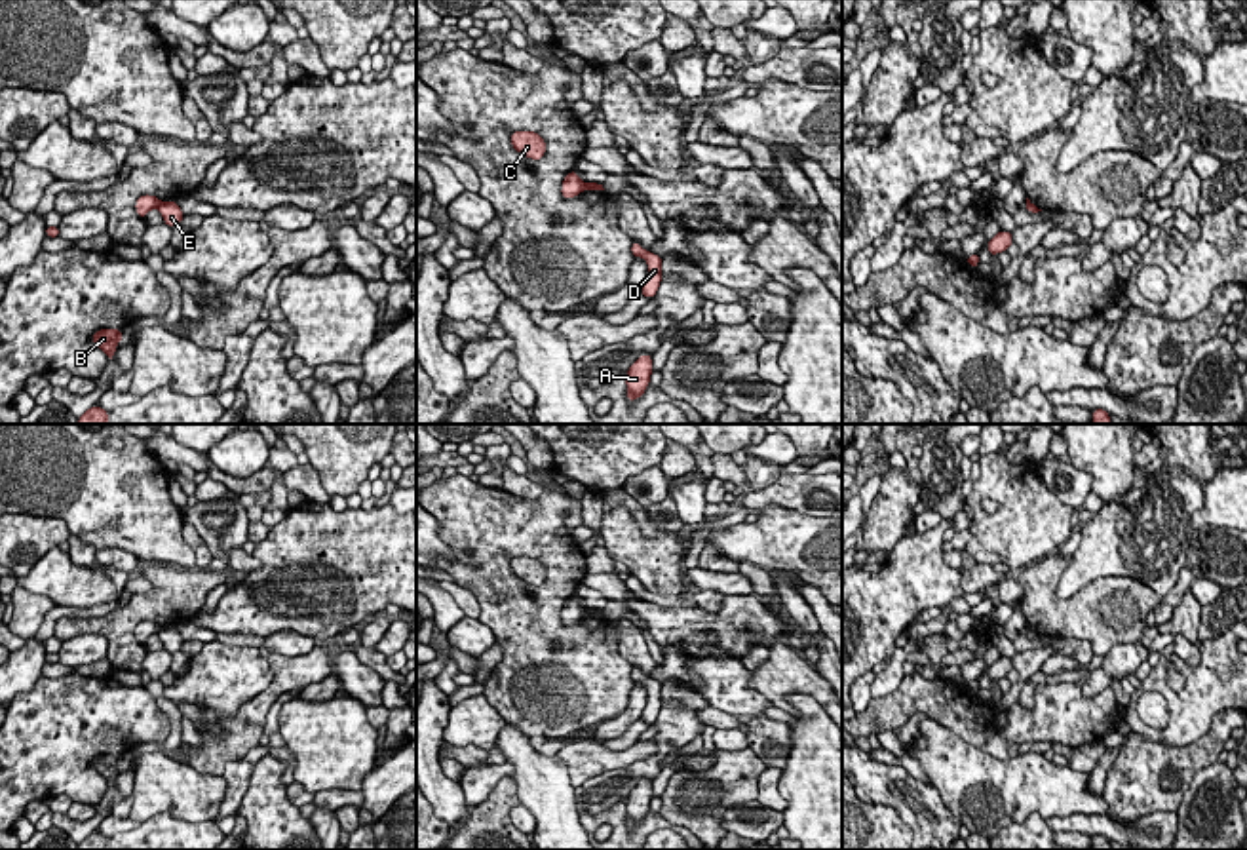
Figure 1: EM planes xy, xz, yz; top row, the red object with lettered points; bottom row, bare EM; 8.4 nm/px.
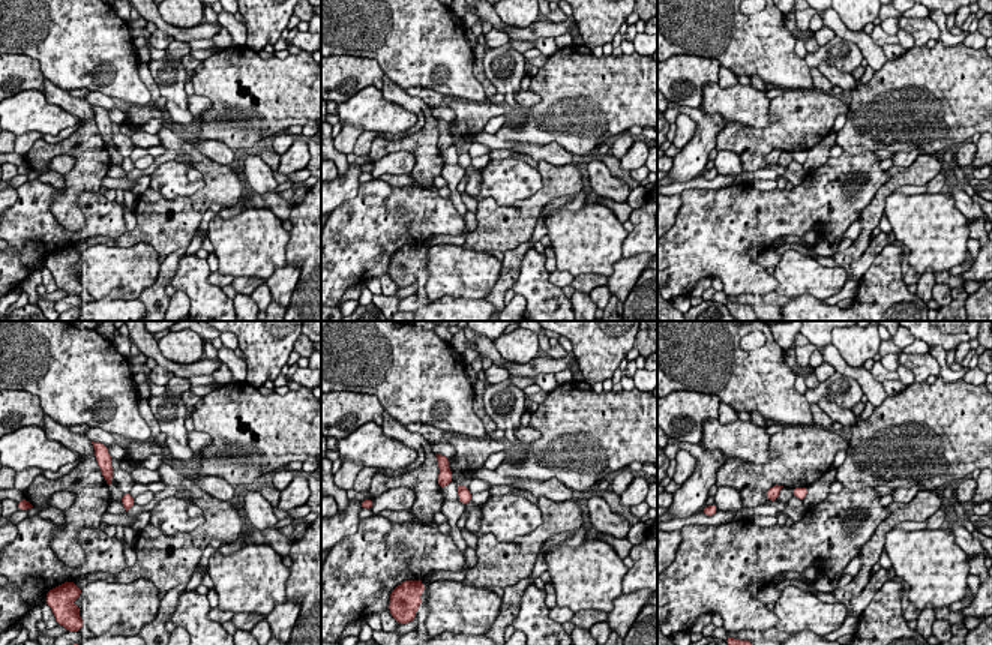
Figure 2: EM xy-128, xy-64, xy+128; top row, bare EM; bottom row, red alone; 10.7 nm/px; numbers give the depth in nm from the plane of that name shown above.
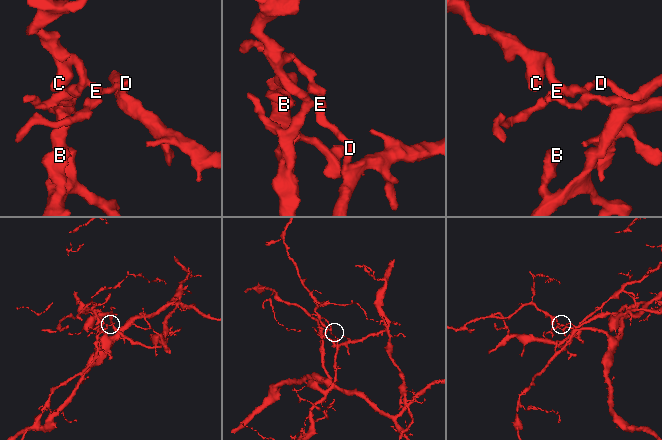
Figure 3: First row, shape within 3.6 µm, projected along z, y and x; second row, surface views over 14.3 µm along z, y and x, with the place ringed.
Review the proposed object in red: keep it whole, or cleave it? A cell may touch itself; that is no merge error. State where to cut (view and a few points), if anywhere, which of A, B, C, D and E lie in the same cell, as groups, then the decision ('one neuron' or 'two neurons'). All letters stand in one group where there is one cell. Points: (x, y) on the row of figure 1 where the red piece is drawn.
cut in xy along (160, 202), (156, 206); A D E / B C; two neurons

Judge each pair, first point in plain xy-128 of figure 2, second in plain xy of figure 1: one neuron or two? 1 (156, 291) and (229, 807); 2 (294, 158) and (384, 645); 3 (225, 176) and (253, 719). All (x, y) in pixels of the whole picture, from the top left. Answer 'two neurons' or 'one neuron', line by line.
1: one neuron
2: one neuron
3: one neuron

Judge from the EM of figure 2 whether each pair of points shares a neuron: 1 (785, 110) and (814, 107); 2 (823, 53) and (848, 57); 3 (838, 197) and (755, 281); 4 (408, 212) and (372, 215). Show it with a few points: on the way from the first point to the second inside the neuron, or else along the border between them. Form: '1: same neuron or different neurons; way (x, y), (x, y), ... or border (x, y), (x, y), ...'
1: same neuron; way (793, 110), (797, 105), (806, 107)
2: same neuron; way (829, 53), (839, 53), (842, 56)
3: same neuron; way (806, 206), (793, 213), (776, 213), (740, 249)
4: same neuron; way (399, 215), (381, 215)

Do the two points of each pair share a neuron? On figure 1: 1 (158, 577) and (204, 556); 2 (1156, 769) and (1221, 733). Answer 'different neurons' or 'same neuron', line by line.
1: different neurons
2: same neuron

